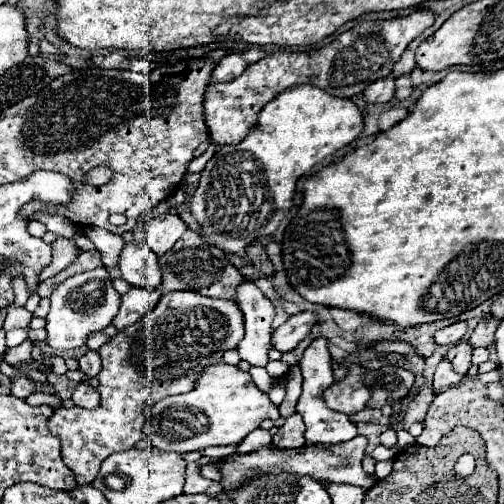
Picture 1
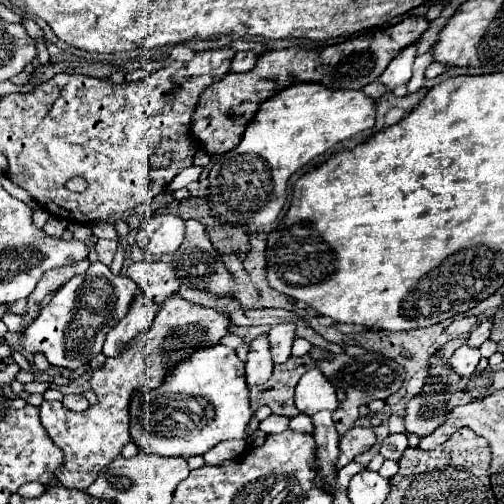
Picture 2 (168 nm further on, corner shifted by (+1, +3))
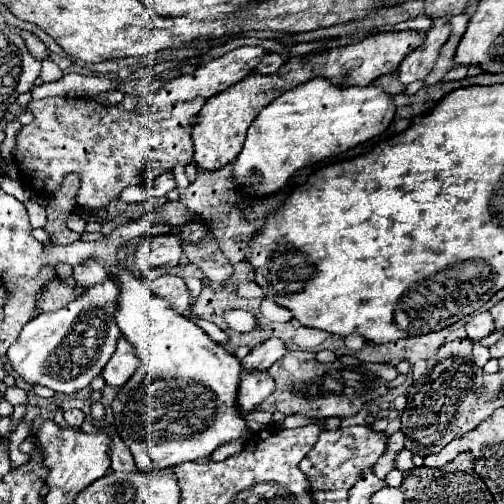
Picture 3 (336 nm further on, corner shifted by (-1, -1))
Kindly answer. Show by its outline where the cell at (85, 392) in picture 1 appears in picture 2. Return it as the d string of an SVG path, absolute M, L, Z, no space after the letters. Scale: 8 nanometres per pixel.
M66 395L64 401L62 401L62 405L64 405L66 409L70 409L70 411L80 413L80 411L84 411L84 409L88 407L88 401L86 401L84 395Z

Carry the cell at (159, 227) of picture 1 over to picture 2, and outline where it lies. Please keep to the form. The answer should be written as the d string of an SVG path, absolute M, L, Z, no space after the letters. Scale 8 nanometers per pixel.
M160 215L148 219L138 235L136 243L150 255L172 255L184 241L184 221L176 215Z

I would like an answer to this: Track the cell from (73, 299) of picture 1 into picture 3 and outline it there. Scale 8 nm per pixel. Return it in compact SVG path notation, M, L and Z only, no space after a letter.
M108 277L102 283L96 283L92 287L86 287L84 295L78 295L72 303L68 303L66 307L58 309L58 311L50 311L50 313L38 313L28 325L24 325L22 333L18 335L16 343L8 349L8 365L12 367L12 371L16 371L18 375L24 377L26 383L34 385L46 385L58 393L74 393L80 391L84 387L88 387L92 383L92 379L104 369L104 365L108 363L110 355L116 349L116 341L120 337L120 329L116 327L116 297L120 295L120 281L116 277Z

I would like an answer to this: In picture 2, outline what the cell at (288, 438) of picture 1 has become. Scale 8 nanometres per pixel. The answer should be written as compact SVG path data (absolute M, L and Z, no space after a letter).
M296 415L294 419L290 419L290 429L294 431L302 431L302 433L312 433L314 431L314 423L308 415Z

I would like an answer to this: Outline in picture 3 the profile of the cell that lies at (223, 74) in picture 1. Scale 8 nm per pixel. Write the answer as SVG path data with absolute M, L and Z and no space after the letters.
M268 53L268 55L264 55L264 59L260 59L260 63L256 65L256 73L262 73L262 75L276 73L282 63L284 63L282 55L278 55L278 53Z

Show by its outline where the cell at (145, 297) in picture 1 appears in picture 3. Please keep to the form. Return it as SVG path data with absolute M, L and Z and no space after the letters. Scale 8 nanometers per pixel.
M120 337L114 355L110 357L110 361L106 363L106 367L102 371L102 377L104 377L106 385L120 387L134 375L138 365L140 365L140 361L136 357L136 351L124 337Z

